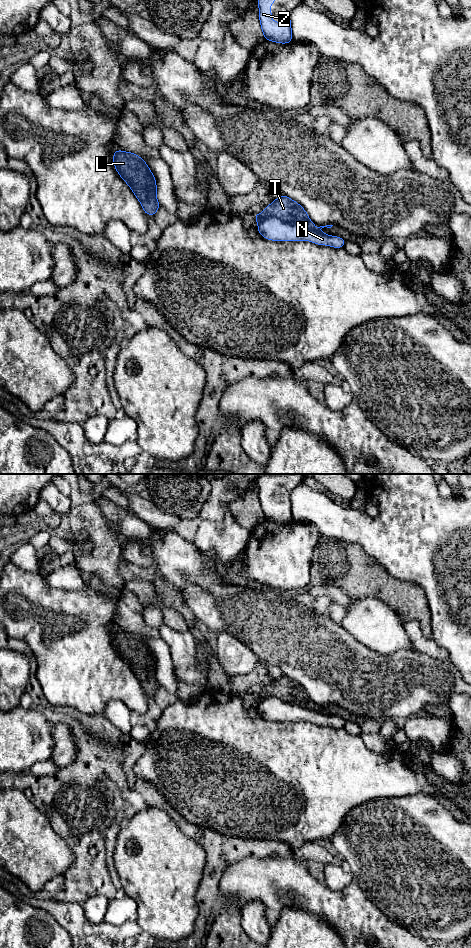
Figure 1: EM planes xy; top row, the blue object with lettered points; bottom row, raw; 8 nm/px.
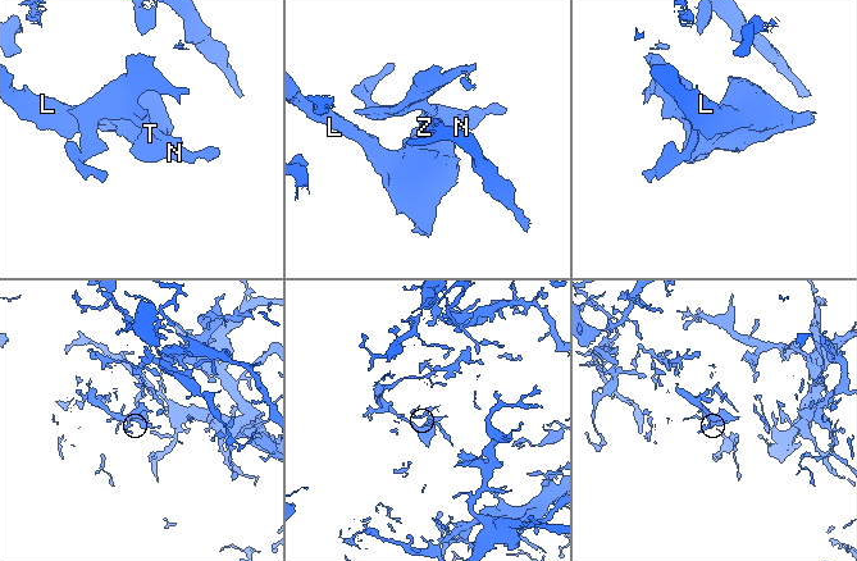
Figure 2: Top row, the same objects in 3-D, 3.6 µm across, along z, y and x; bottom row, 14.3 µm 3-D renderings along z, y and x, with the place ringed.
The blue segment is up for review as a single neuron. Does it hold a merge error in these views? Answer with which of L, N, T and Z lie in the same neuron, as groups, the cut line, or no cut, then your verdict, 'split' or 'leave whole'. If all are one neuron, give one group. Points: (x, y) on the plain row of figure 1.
groups L T / N Z; cut xy (258, 702), (276, 696), (308, 709), (317, 709); split

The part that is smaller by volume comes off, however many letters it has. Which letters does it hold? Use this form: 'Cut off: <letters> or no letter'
Cut off: L, T

